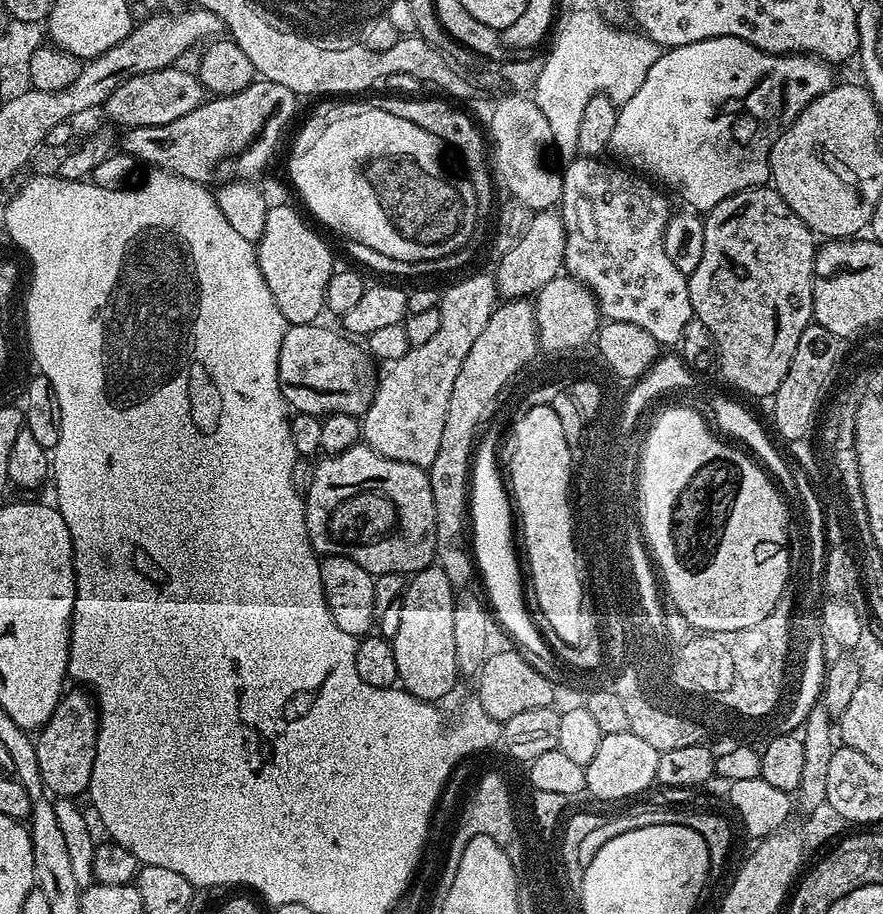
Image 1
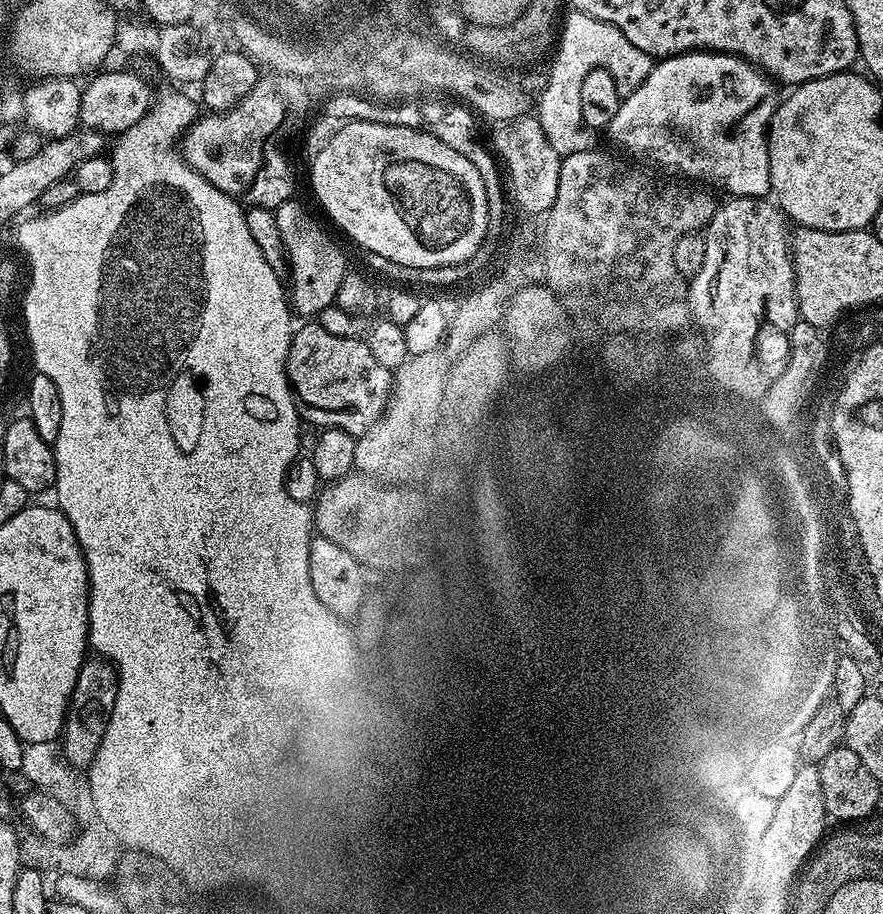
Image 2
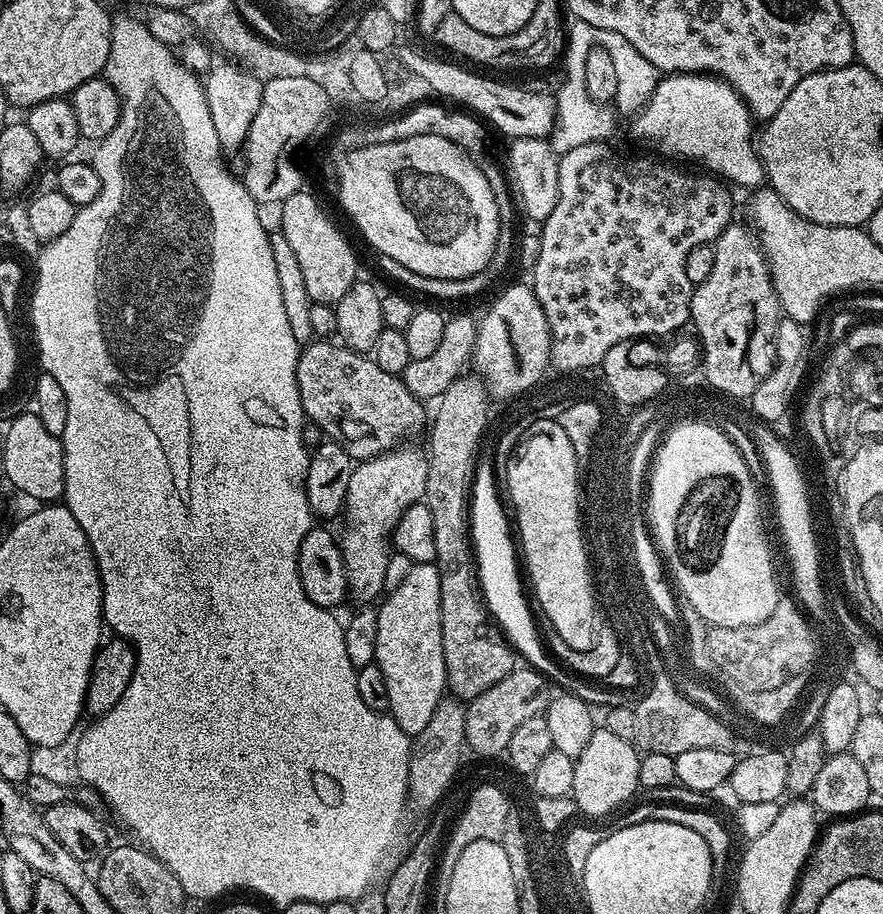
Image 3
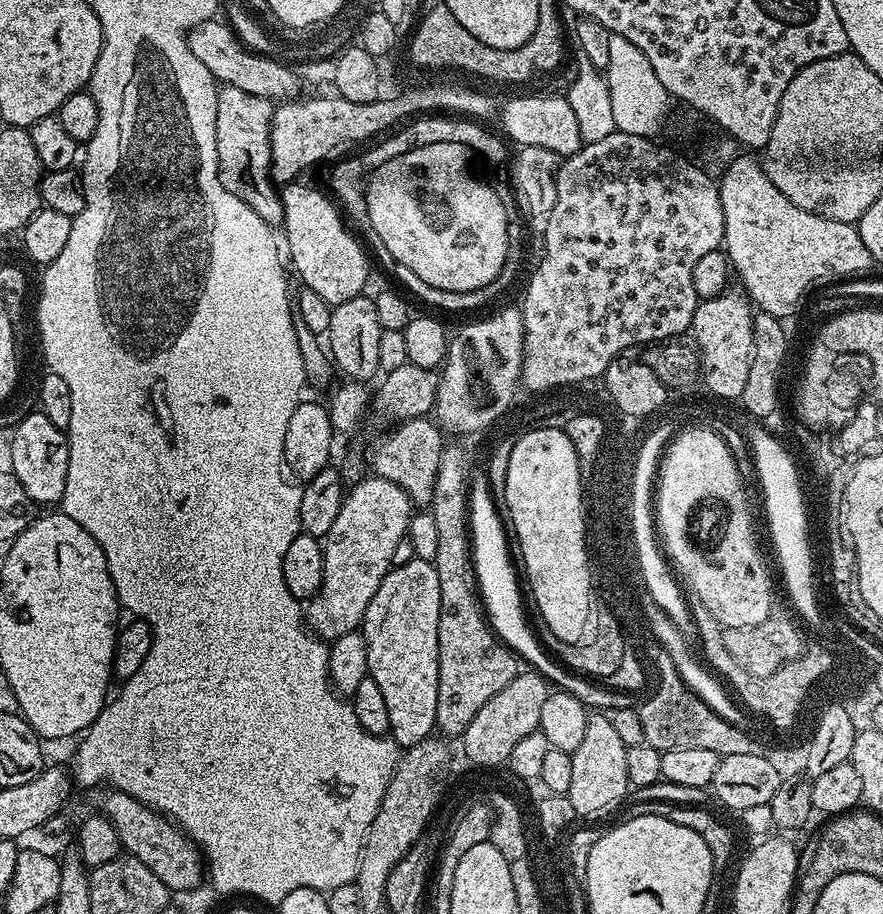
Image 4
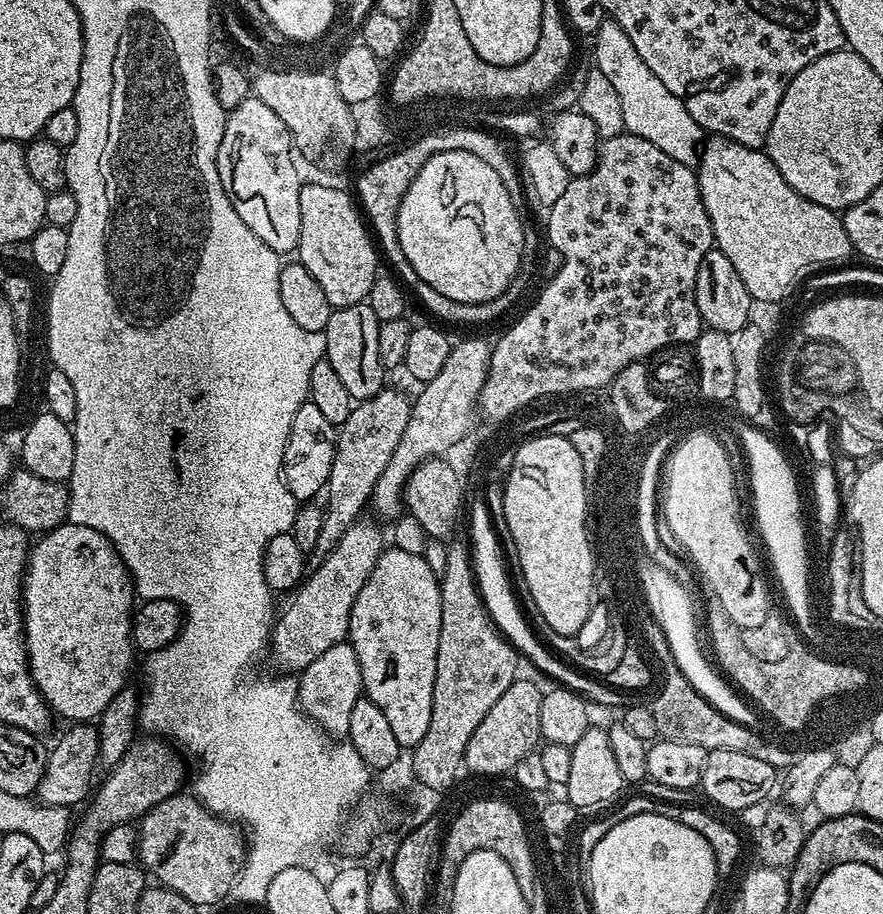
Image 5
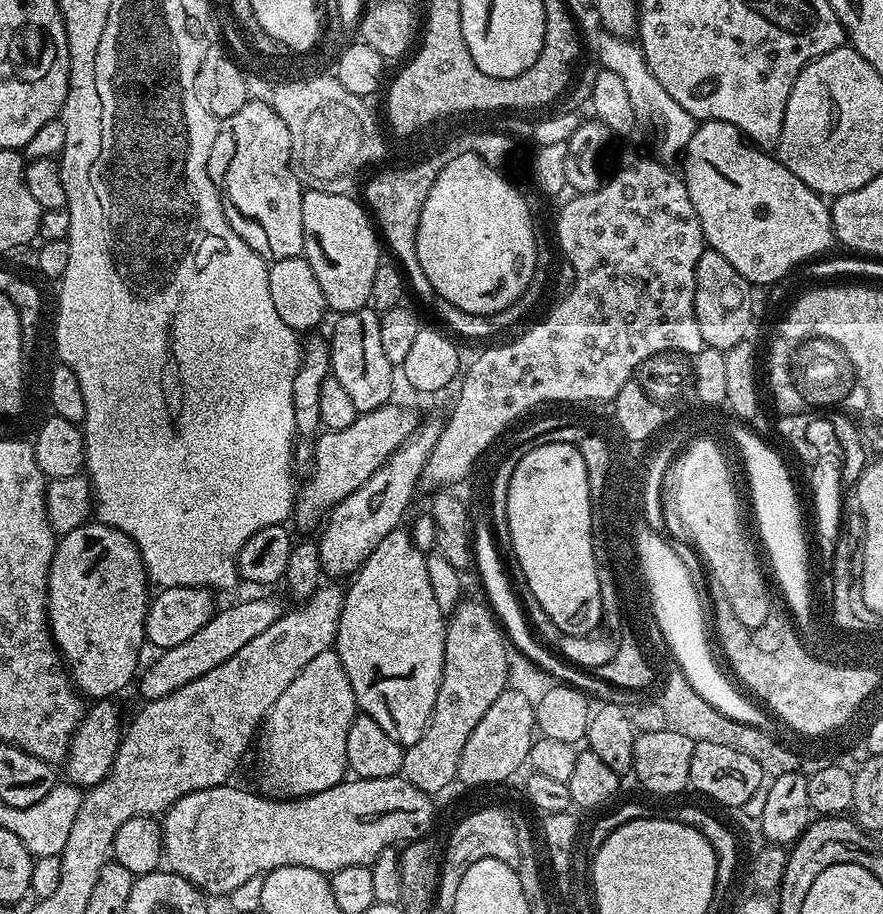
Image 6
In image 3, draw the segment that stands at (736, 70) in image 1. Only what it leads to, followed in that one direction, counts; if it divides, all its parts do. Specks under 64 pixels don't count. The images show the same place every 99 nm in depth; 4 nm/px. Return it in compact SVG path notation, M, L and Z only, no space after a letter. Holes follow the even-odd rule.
M698 72L665 75L630 122L633 138L661 152L656 153L661 157L701 164L705 173L732 186L741 184L747 190L765 183L764 163L754 151L754 117L744 99L719 76Z

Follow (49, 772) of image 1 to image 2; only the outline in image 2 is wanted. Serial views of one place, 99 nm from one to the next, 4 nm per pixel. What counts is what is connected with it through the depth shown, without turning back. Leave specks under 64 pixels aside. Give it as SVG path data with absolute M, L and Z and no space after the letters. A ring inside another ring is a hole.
M103 658L85 659L84 665L78 670L78 682L74 682L62 733L62 741L64 740L62 759L69 767L84 770L92 763L94 754L102 742L102 734L106 734L106 726L118 702L119 681L120 673L116 671L116 667Z

